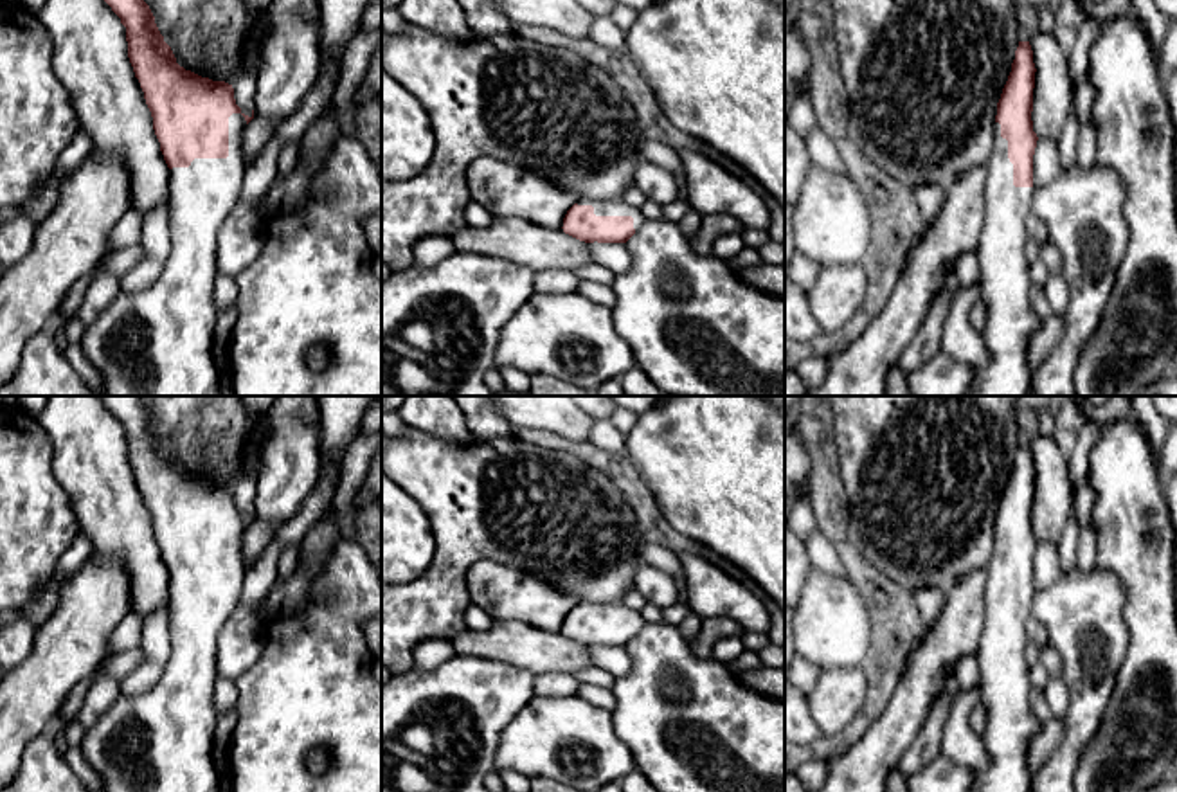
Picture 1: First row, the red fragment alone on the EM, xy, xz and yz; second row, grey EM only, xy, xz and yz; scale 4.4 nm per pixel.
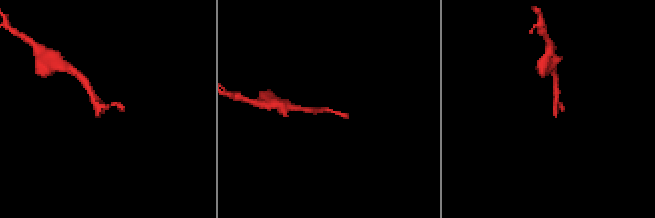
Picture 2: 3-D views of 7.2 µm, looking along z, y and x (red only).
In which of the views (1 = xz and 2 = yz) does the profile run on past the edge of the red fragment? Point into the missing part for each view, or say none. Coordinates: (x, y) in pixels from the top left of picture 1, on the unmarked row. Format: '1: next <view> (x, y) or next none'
1: next xz (616, 609)
2: next yz (1005, 683)

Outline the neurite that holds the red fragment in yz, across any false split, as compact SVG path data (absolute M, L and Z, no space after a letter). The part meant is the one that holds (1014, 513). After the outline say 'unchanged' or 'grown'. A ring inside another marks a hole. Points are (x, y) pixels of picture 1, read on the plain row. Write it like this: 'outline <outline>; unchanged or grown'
outline M1019 445L1011 475L997 506L993 553L986 571L986 623L977 650L979 693L986 709L986 727L979 734L988 754L988 765L974 774L972 792L1031 792L1028 749L1038 722L1029 704L1031 664L1026 661L1026 625L1033 607L1033 535L1035 466L1029 445Z; grown

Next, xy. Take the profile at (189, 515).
outline M99 396L99 400L126 430L128 461L144 495L153 533L169 571L171 657L151 689L133 697L121 693L95 725L85 731L79 747L85 760L99 774L104 792L220 792L221 776L214 763L218 637L241 598L247 571L241 560L241 542L245 529L254 522L254 513L250 520L241 515L232 488L202 481L176 466L140 396Z; grown

